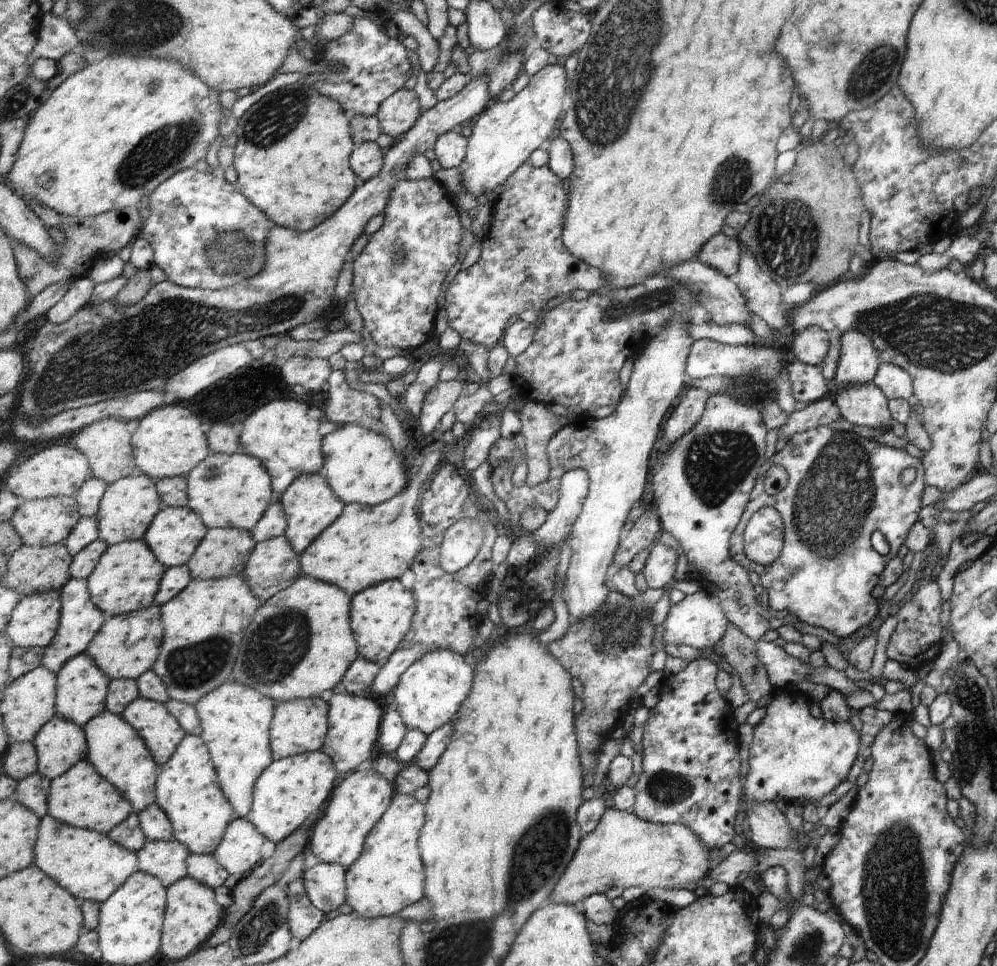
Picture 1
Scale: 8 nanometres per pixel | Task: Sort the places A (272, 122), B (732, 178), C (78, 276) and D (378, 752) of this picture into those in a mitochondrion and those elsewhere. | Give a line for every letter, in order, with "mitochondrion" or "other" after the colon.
A: mitochondrion
B: mitochondrion
C: other
D: other

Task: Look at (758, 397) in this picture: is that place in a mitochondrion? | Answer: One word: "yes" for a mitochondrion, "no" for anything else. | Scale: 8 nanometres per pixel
no

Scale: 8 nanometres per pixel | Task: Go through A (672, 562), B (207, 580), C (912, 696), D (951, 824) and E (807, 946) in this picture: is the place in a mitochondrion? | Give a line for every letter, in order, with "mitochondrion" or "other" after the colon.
A: other
B: other
C: other
D: other
E: mitochondrion

